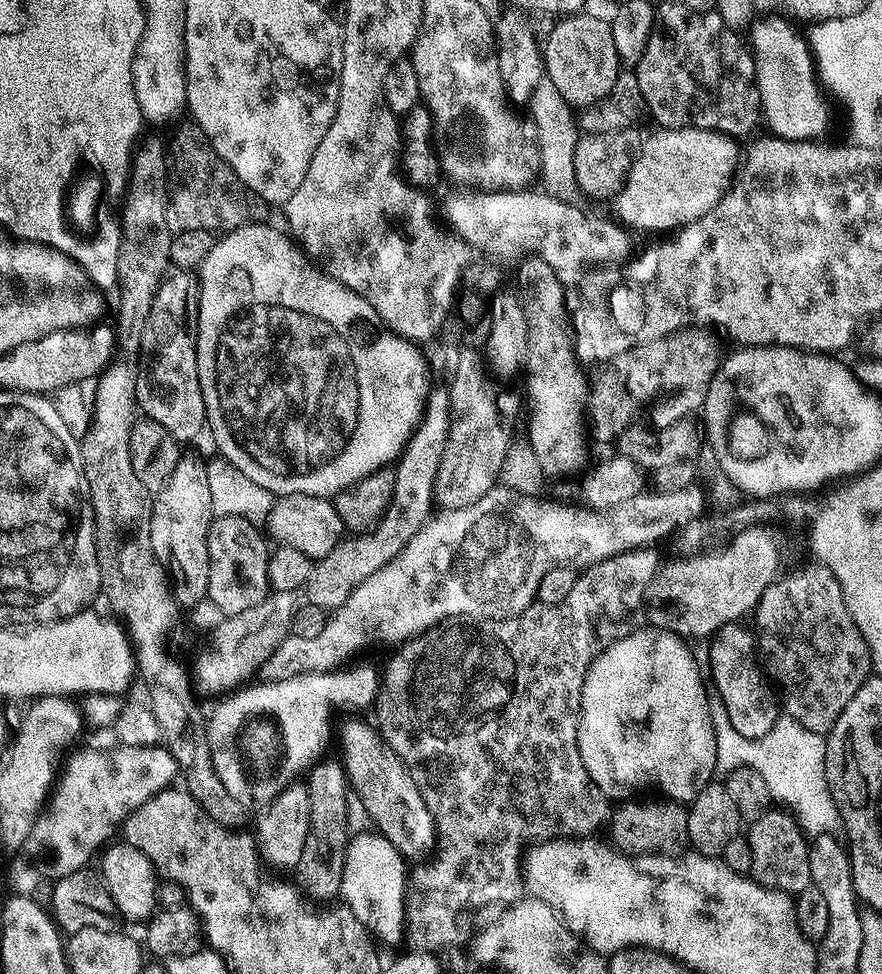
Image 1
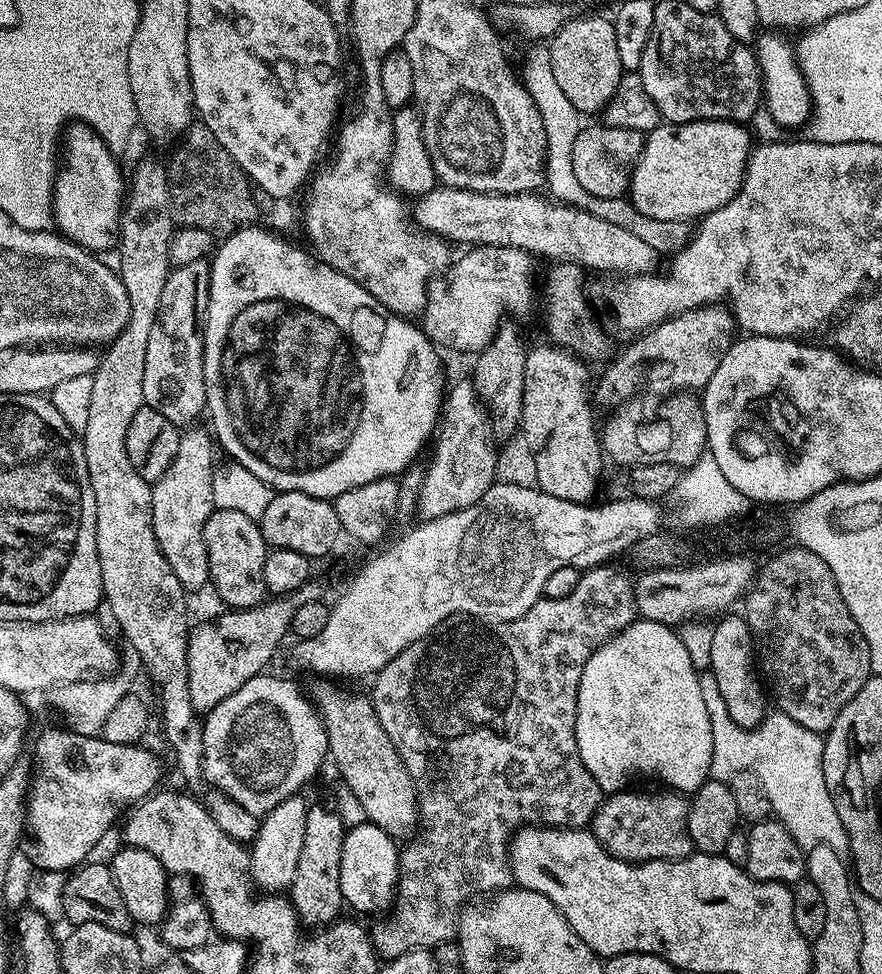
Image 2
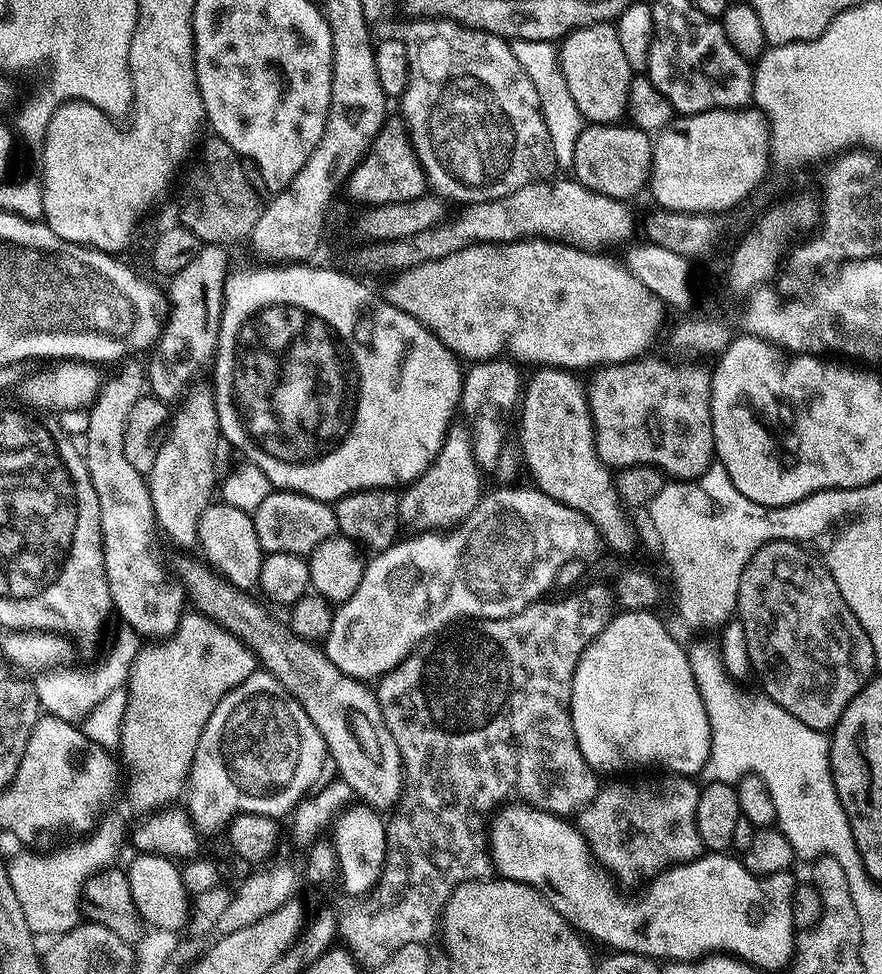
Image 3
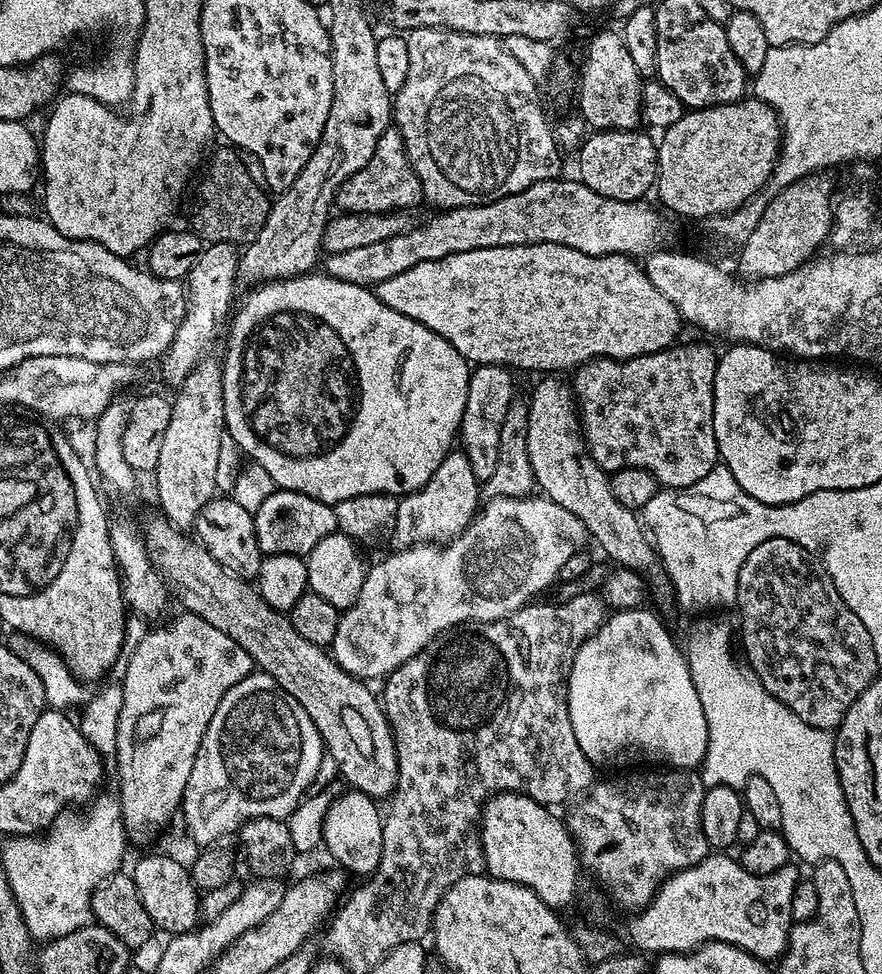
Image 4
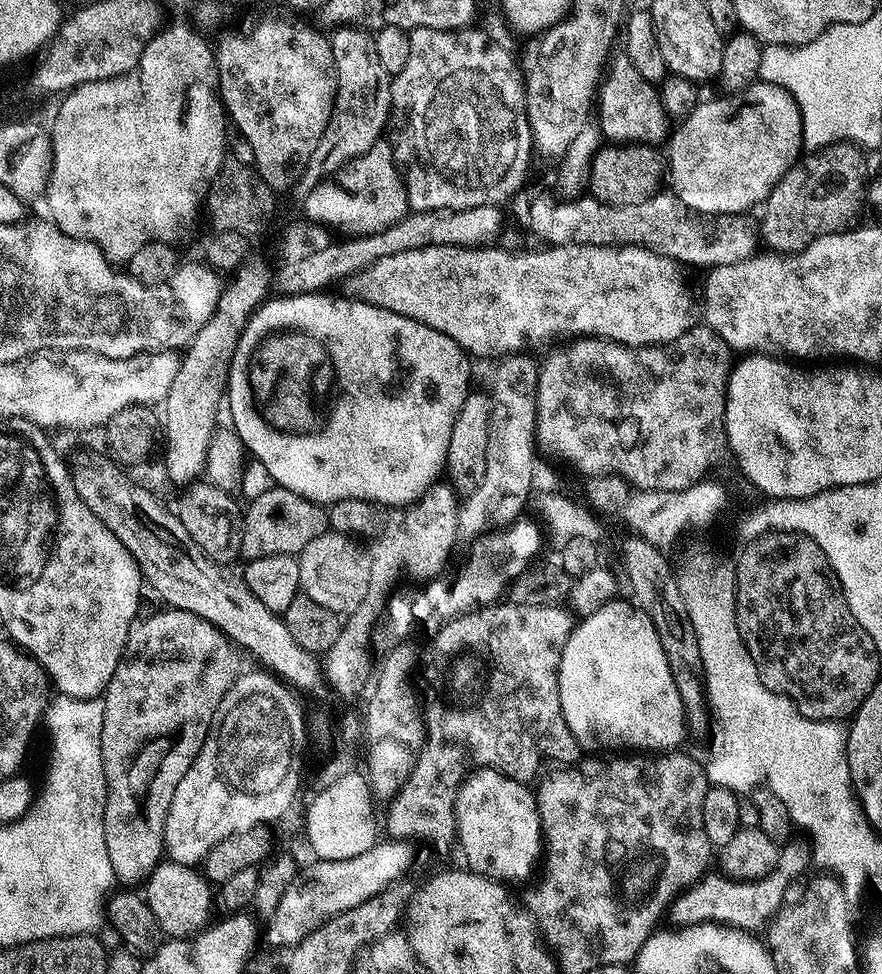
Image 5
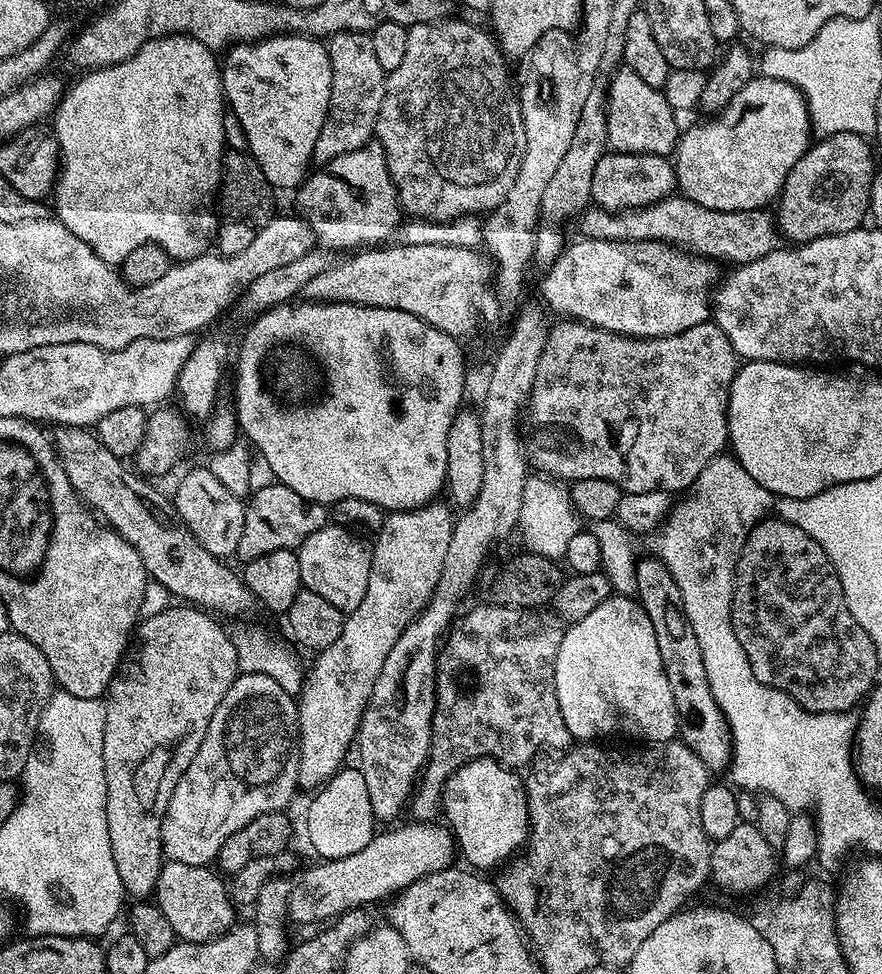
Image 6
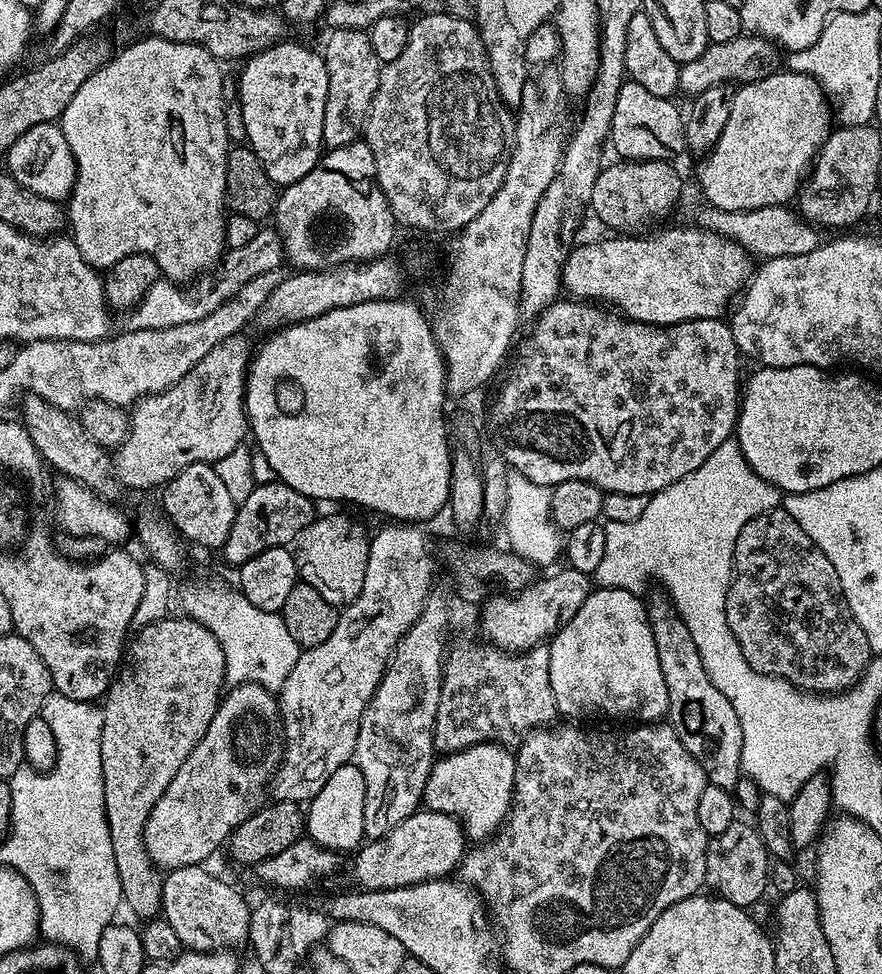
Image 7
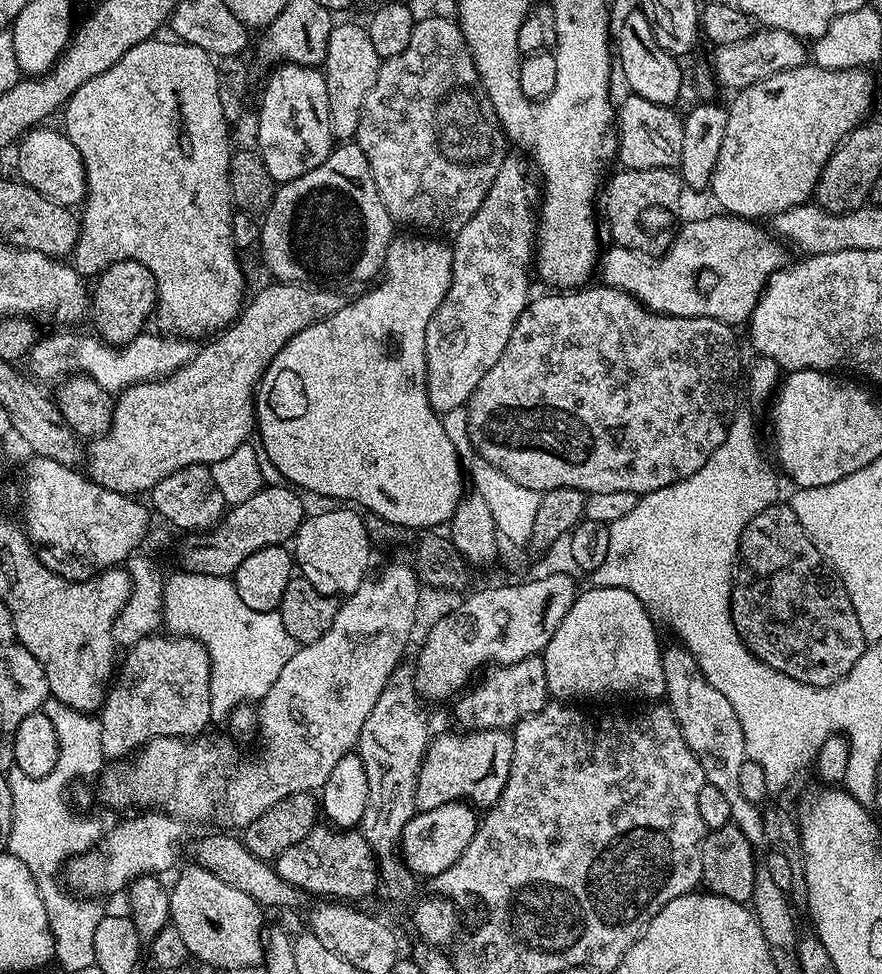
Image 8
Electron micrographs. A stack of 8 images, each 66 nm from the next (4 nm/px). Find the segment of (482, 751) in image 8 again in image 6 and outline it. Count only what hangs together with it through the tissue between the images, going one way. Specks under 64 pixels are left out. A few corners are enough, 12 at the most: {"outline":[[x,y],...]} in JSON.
{"outline":[[485,758],[444,784],[443,817],[473,869],[530,835],[525,781]]}

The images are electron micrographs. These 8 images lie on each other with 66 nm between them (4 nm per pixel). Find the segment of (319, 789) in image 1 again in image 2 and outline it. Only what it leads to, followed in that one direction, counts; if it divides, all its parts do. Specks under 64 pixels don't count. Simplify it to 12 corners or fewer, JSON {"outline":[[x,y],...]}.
{"outline":[[315,803],[294,870],[290,903],[312,930],[345,907],[345,831]]}

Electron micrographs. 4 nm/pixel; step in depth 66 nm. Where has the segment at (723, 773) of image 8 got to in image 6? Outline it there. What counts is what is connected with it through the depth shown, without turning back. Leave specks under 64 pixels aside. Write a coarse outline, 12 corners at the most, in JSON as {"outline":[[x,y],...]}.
{"outline":[[663,560],[635,561],[634,596],[654,622],[679,739],[713,773],[732,731],[702,646]]}

